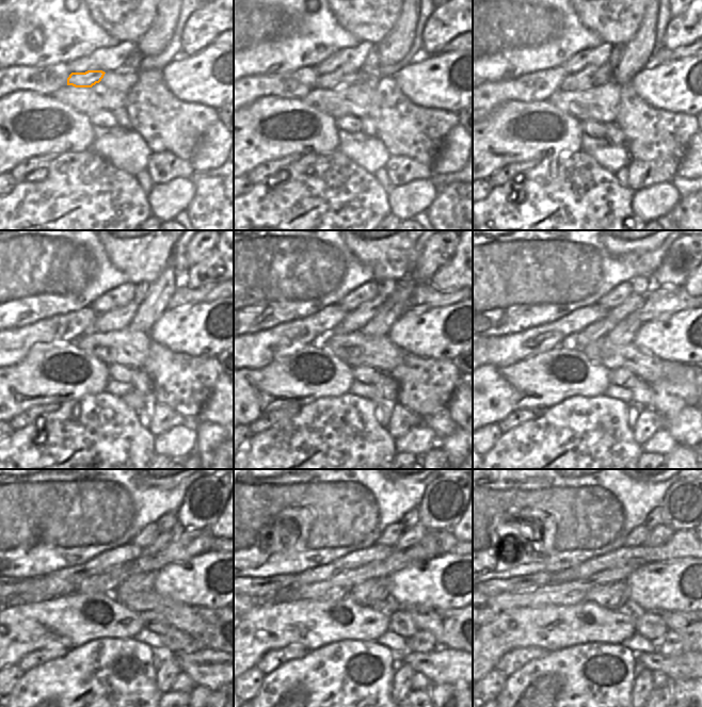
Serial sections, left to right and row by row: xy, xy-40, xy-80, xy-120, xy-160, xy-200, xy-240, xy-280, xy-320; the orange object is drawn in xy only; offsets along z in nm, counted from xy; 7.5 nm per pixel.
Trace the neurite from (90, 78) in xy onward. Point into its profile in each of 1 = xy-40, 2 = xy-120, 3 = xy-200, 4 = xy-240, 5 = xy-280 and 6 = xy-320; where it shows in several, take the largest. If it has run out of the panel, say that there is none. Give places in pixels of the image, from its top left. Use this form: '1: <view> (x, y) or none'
1: xy-40 (336, 80)
2: xy-120 (116, 319)
3: xy-200 (600, 328)
4: xy-240 (164, 540)
5: xy-280 (410, 536)
6: xy-320 (659, 534)

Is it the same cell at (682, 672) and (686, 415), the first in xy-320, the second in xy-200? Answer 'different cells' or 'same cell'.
same cell

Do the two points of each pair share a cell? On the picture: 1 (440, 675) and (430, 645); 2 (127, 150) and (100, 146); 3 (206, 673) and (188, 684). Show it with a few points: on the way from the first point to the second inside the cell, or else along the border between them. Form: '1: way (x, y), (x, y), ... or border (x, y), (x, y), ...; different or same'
1: border (440, 647), (430, 652), (409, 653); different
2: way (121, 150), (107, 146); same
3: border (180, 671), (185, 672), (195, 684); different

